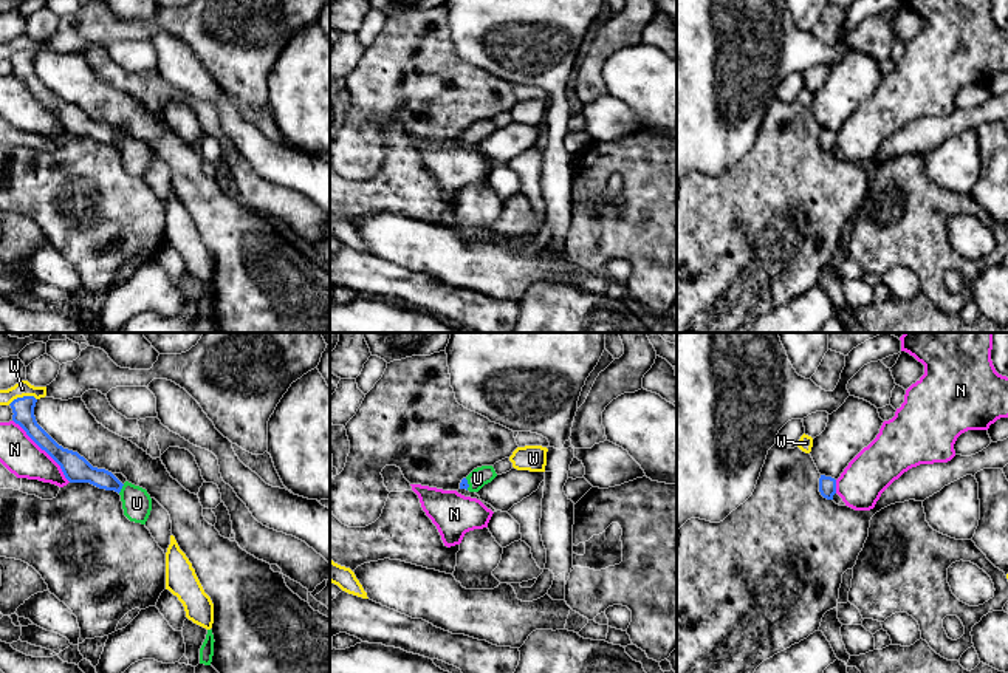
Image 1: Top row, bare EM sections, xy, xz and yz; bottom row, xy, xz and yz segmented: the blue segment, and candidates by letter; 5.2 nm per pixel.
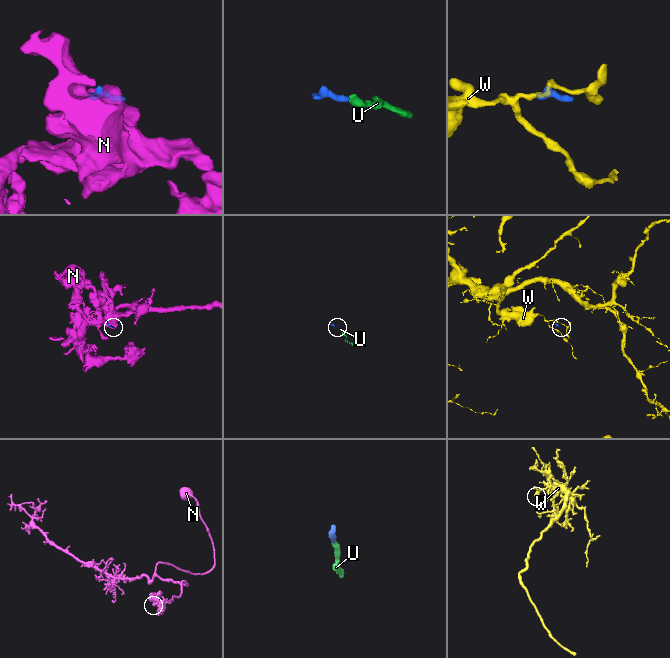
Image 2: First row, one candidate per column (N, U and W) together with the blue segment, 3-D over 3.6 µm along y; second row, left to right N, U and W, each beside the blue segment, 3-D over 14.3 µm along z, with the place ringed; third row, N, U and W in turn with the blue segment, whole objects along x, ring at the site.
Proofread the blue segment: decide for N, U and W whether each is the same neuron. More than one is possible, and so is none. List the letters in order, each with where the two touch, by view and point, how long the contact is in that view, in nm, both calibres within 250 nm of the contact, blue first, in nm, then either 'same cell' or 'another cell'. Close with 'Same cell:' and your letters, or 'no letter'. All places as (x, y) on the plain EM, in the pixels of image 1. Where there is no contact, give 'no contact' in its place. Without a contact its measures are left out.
N: contact xy (44, 102); length 440 nm; calibres 140 and 200 nm; another cell
U: contact xy (121, 141); length 60 nm; calibres 140 and 160 nm; same cell
W: contact xy (24, 50); length 160 nm; calibres 110 and 80 nm; another cell
Same cell: U

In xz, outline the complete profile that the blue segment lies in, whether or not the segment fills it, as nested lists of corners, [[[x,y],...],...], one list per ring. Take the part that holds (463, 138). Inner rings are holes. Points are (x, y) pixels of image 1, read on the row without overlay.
[[[492,119],[477,121],[466,132],[461,133],[460,142],[478,145],[485,138],[491,136],[495,130],[497,127]]]

